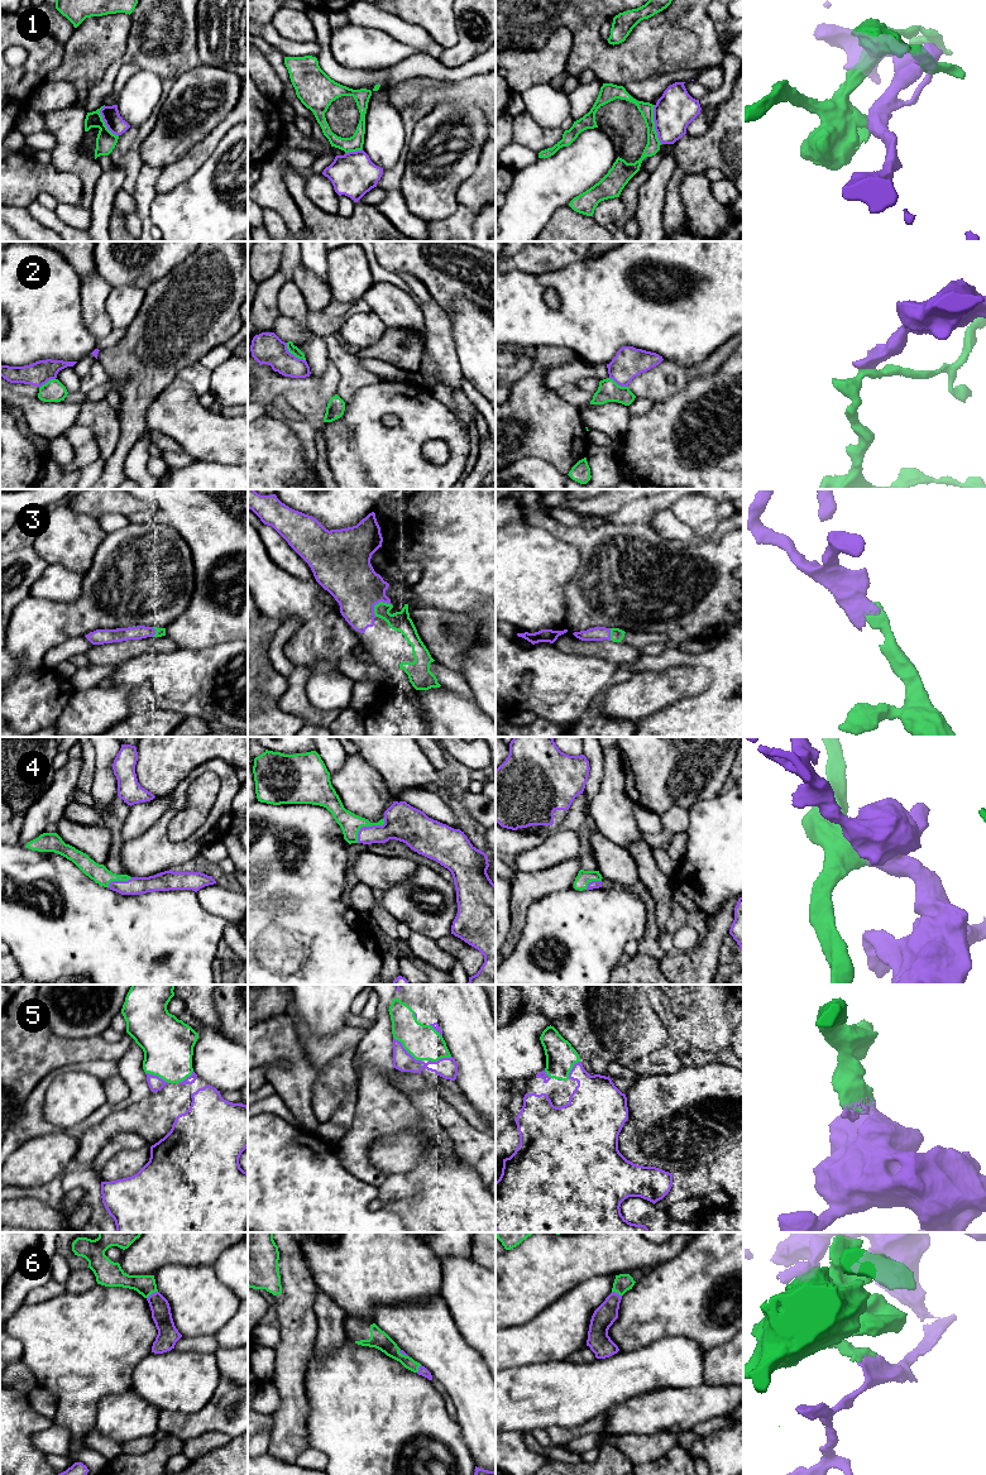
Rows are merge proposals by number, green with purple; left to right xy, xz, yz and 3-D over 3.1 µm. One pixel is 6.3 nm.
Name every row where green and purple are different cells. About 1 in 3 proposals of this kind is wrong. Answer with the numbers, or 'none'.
1, 2

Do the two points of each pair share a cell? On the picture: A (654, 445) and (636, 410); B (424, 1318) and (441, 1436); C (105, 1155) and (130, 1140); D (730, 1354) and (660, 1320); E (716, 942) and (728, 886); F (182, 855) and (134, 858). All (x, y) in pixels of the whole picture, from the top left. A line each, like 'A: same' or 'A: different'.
A: different
B: different
C: same
D: different
E: different
F: same

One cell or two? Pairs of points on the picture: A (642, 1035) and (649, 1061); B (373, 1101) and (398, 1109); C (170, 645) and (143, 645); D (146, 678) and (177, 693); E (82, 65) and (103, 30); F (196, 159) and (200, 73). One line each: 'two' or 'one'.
A: two
B: one
C: one
D: one
E: one
F: two

